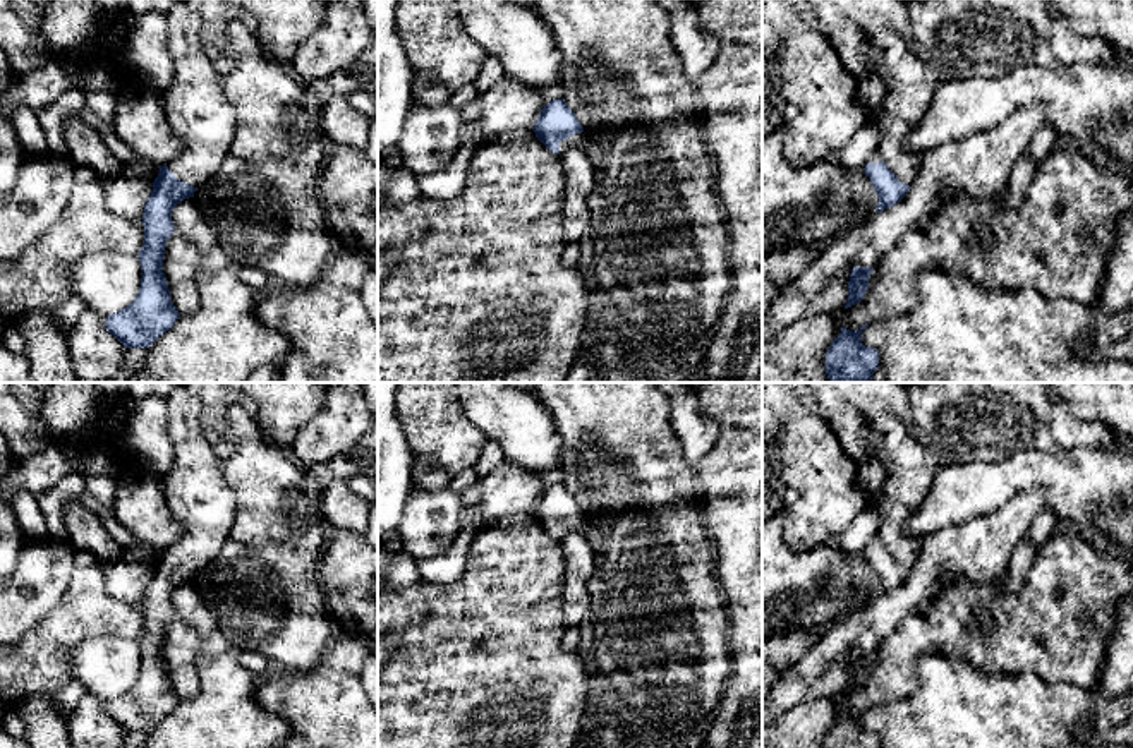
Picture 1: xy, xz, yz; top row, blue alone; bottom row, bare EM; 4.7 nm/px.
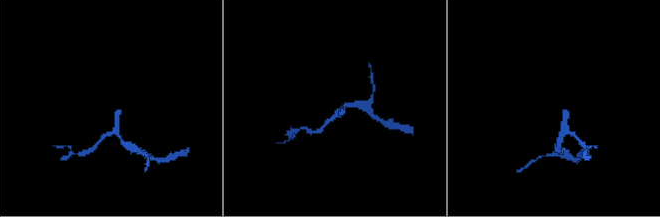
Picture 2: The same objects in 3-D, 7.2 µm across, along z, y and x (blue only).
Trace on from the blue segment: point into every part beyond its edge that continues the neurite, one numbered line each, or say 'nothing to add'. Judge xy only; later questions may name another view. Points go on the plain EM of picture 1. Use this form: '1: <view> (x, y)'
1: xy (198, 496)

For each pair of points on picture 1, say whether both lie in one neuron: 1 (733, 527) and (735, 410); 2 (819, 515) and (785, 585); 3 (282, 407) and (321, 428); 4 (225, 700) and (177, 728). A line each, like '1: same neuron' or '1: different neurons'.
1: same neuron
2: different neurons
3: different neurons
4: same neuron

